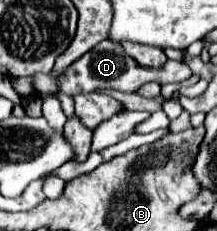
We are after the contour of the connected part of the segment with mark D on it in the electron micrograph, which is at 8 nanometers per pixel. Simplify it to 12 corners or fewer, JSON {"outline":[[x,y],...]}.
{"outline":[[106,38],[66,74],[60,92],[136,92],[190,78],[184,62],[144,68]]}

